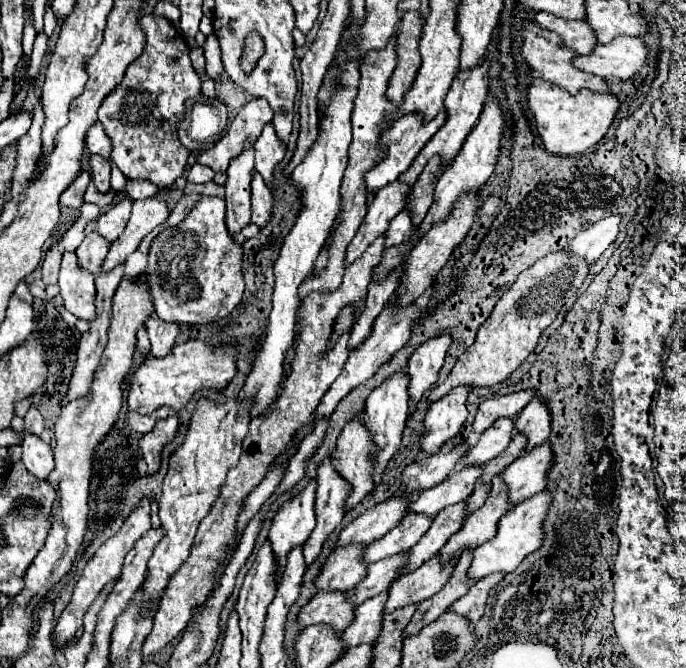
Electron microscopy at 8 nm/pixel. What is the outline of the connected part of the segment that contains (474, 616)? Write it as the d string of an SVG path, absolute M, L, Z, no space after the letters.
M489 574L481 580L475 582L475 586L463 596L459 598L449 612L457 612L461 616L467 616L471 622L477 622L483 612L485 612L485 604L487 604L487 598L489 598L489 590L495 588L501 580L503 580L505 574Z

